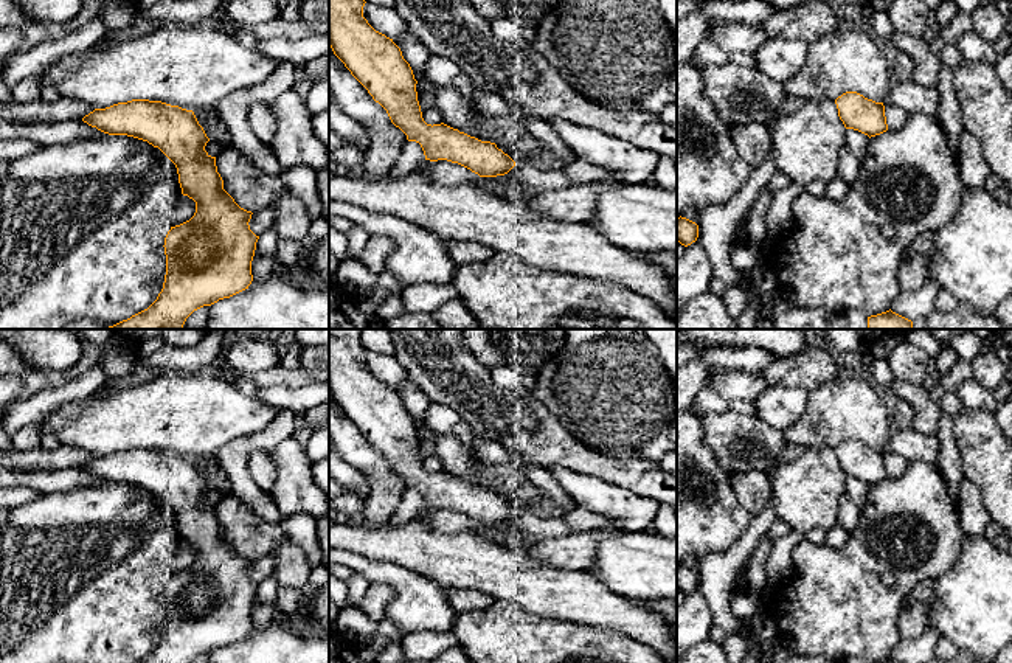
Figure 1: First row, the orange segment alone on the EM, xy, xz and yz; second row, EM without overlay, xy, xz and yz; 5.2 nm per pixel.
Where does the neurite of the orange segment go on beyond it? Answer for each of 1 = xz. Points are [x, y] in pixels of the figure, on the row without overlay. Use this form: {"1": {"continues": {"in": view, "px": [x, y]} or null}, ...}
{"1": {"continues": null}}

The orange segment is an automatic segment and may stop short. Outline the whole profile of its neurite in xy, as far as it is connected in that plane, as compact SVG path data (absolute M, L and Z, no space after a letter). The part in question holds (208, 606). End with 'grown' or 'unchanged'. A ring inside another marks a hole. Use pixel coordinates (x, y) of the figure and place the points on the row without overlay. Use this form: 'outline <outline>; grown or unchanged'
outline M132 447L95 456L82 469L104 481L133 484L158 495L175 512L182 542L196 550L194 564L171 574L165 585L166 623L161 640L147 657L135 663L191 663L248 637L259 587L248 573L253 561L241 556L224 537L216 505L205 498L210 486L194 460L161 449Z; unchanged

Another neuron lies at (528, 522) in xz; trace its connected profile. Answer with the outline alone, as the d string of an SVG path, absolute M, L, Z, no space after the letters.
M472 477L459 480L464 480L481 489L495 491L498 497L501 497L515 509L515 514L504 523L480 525L478 522L458 511L452 511L447 508L424 508L419 515L425 519L431 529L436 529L444 534L472 533L481 537L489 537L492 534L520 534L525 537L531 537L535 542L560 539L579 533L567 523L565 517L542 515L534 508L531 498L515 497L501 489L484 488L478 484Z

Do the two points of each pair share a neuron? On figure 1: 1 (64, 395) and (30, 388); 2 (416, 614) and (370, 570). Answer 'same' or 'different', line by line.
1: different
2: same

